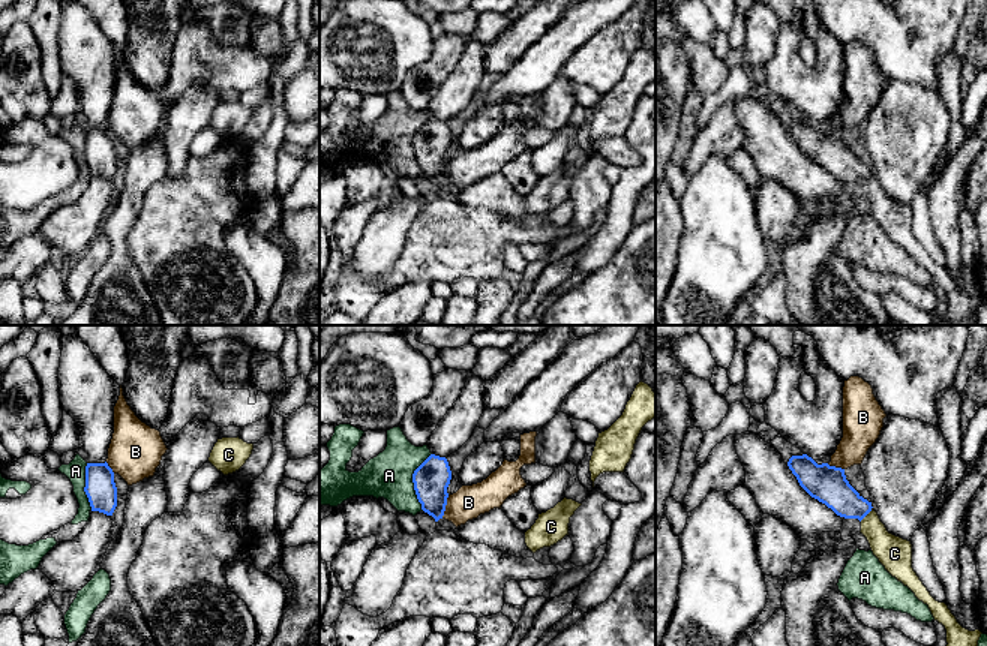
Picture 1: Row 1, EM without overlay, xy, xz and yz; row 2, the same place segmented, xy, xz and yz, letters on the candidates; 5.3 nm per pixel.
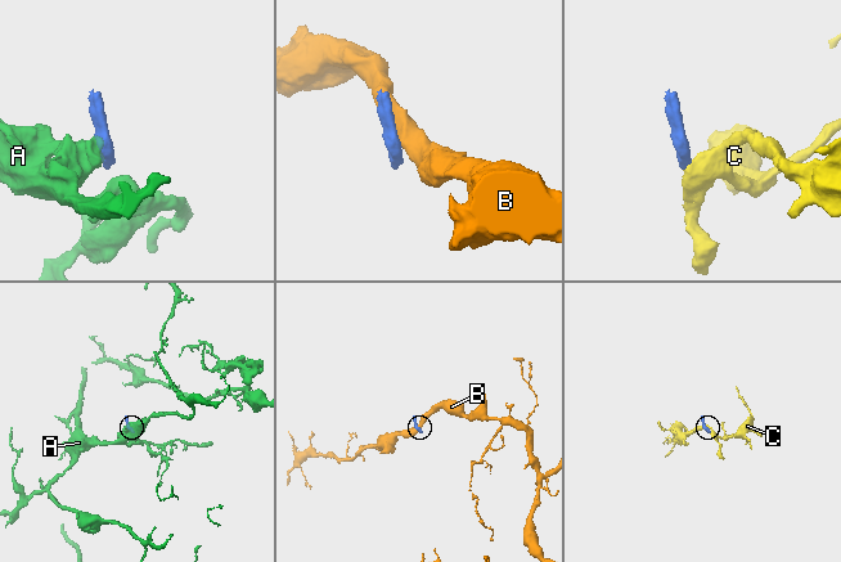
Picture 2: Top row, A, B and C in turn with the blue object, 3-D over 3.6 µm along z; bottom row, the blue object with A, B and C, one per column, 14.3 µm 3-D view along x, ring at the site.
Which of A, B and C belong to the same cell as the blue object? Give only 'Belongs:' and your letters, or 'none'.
Belongs: C

